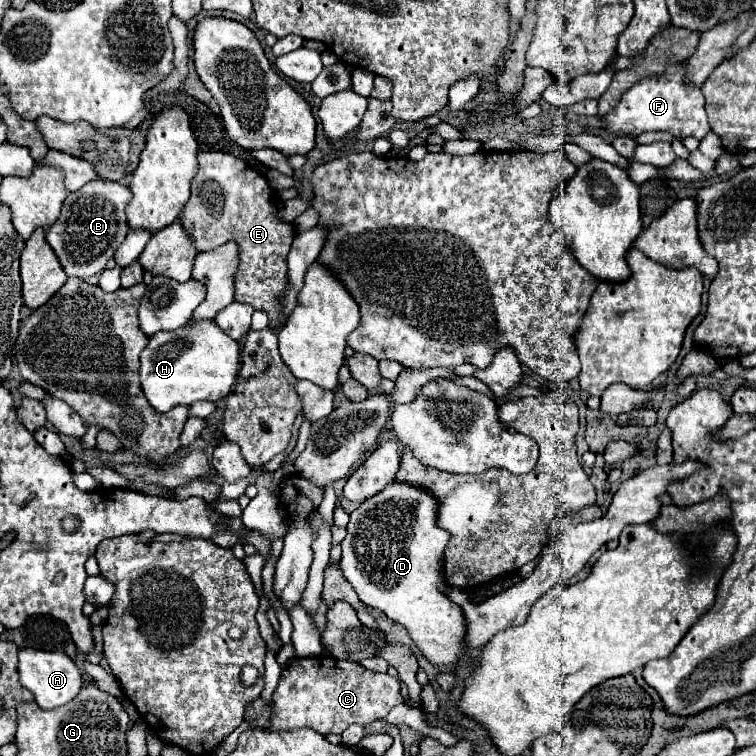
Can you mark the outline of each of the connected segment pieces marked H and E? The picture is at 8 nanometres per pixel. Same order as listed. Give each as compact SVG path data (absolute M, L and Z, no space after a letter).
M198 322L172 332L154 334L140 352L140 386L148 404L164 414L174 406L190 406L196 400L224 400L240 370L240 346L214 322Z
M200 150L198 172L190 186L190 202L180 214L184 232L194 240L198 252L210 252L226 242L238 244L238 270L234 274L238 302L248 302L270 318L270 328L282 328L282 312L278 312L278 296L286 288L286 256L294 240L294 224L278 218L278 198L264 176L258 176L242 158L220 152Z

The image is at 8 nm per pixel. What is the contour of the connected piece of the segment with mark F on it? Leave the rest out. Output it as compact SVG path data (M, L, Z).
M684 64L666 66L664 76L660 78L644 78L638 84L634 84L618 102L618 106L604 116L608 132L624 132L630 136L638 136L642 132L650 130L664 130L674 134L676 138L694 136L702 140L710 132L708 116L704 110L704 96L700 88L690 88L684 82Z

